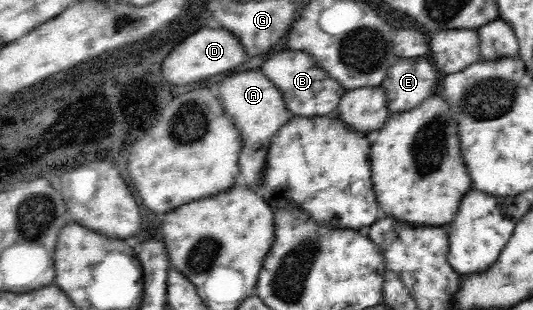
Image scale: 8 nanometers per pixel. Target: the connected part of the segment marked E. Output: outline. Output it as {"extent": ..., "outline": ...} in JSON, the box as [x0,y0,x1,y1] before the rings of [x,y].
{"extent":[382,56,438,114],"outline":[[[428,56],[397,57],[382,84],[389,98],[389,114],[410,110],[431,94],[438,78],[436,70]]]}

